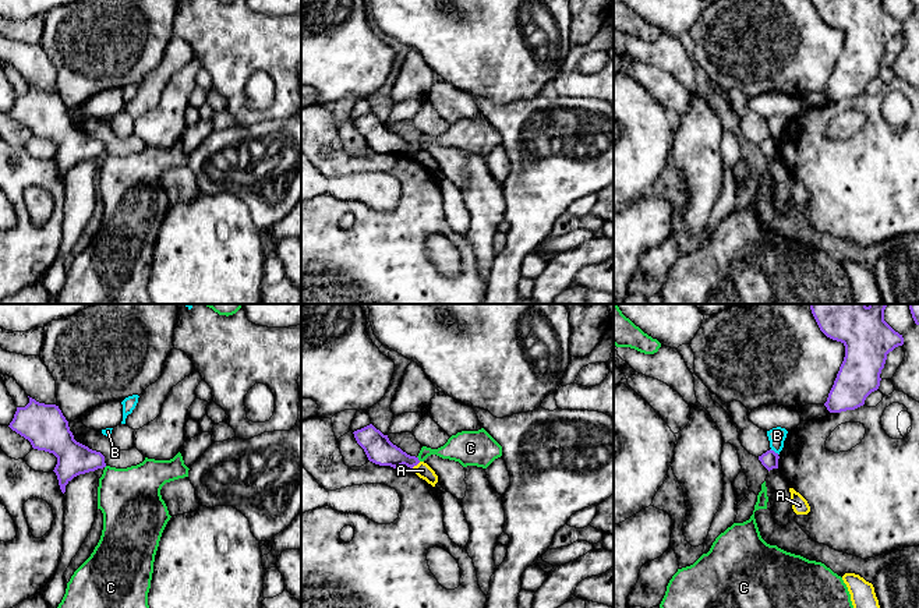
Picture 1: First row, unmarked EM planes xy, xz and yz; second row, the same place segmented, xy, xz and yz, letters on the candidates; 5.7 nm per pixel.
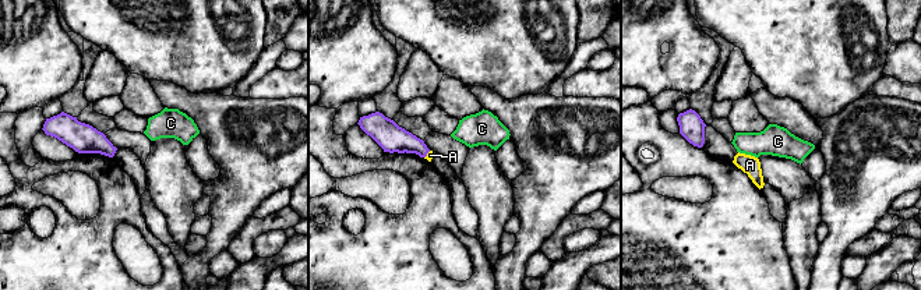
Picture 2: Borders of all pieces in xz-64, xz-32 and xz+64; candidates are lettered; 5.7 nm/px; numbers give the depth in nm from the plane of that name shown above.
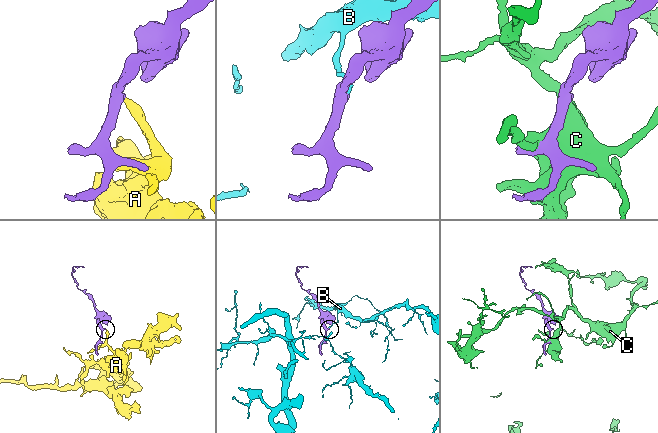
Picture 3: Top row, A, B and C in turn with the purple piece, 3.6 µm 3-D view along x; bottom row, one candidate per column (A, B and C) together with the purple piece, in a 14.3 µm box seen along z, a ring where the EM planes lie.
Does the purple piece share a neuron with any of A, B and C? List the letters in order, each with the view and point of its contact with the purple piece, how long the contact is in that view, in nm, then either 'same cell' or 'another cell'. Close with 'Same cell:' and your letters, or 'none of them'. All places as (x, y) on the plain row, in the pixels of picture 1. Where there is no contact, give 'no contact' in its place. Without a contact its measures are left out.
A: contact xz (416, 152); length 70 nm; another cell
B: contact yz (773, 138); length 60 nm; another cell
C: contact xz (417, 147); length 40 nm; another cell
Same cell: none of them

